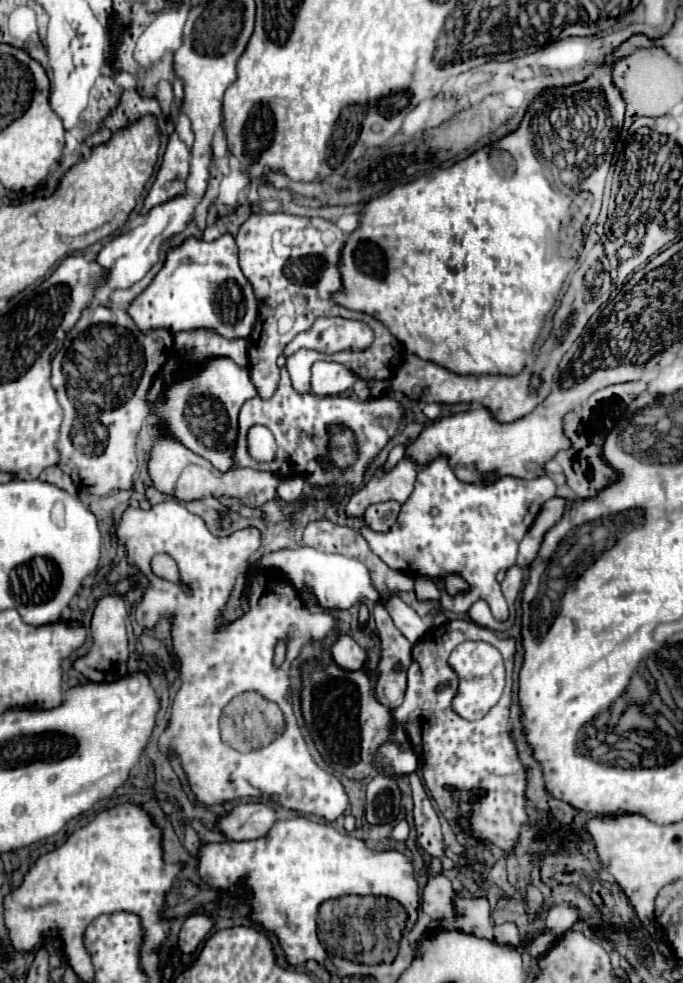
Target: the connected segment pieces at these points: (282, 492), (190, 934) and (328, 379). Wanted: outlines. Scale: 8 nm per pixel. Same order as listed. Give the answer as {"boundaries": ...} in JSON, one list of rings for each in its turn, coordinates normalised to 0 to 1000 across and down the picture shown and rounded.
{"boundaries":[[[[420,485],[420,487],[411,487],[408,491],[408,497],[406,497],[406,506],[411,510],[420,510],[420,512],[429,512],[441,506],[444,502],[444,485]]],[[[294,929],[277,931],[274,937],[265,943],[265,949],[262,949],[265,967],[268,969],[283,969],[288,965],[288,961],[300,957],[309,943],[312,943],[312,937],[303,931],[294,931]]],[[[464,367],[455,377],[455,398],[464,402],[496,402],[514,396],[523,386],[505,371],[496,369]]]]}

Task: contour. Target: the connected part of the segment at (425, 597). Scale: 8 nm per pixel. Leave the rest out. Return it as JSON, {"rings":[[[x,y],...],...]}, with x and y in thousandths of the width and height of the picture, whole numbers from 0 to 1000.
{"rings":[[[608,587],[608,607],[613,611],[637,611],[640,597],[634,597],[634,591],[625,587]]]}

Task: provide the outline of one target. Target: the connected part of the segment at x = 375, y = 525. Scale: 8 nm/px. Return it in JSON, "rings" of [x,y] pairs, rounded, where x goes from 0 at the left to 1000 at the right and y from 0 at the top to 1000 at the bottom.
{"rings":[[[564,510],[564,512],[552,512],[543,514],[534,520],[534,532],[540,538],[546,540],[567,540],[578,530],[581,530],[581,522],[584,522],[584,512],[581,510]]]}

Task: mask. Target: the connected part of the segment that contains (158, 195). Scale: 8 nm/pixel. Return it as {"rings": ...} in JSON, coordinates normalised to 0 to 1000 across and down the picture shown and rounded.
{"rings":[[[250,135],[230,180],[215,200],[209,202],[206,217],[215,217],[218,211],[239,207],[242,202],[250,202],[253,198],[265,198],[265,194],[271,194],[271,182],[277,176],[277,160],[280,156],[274,148],[262,141],[259,135]]]}

